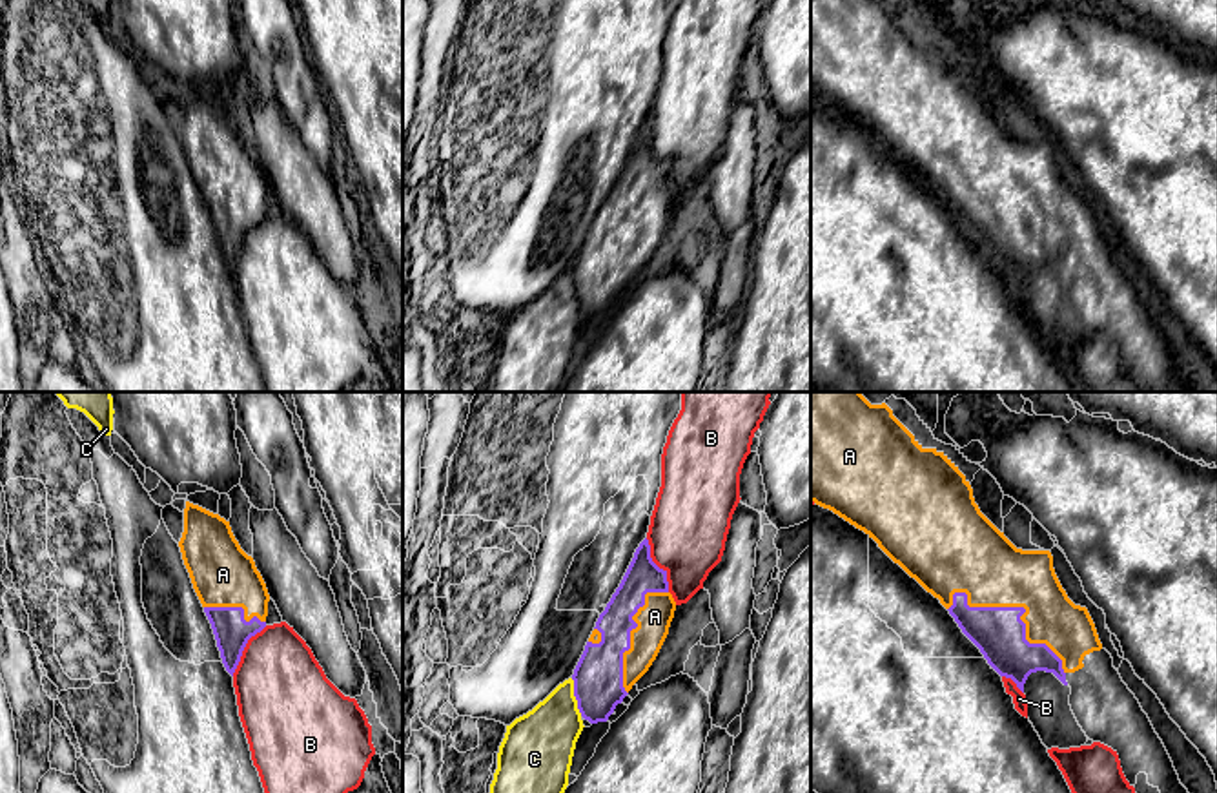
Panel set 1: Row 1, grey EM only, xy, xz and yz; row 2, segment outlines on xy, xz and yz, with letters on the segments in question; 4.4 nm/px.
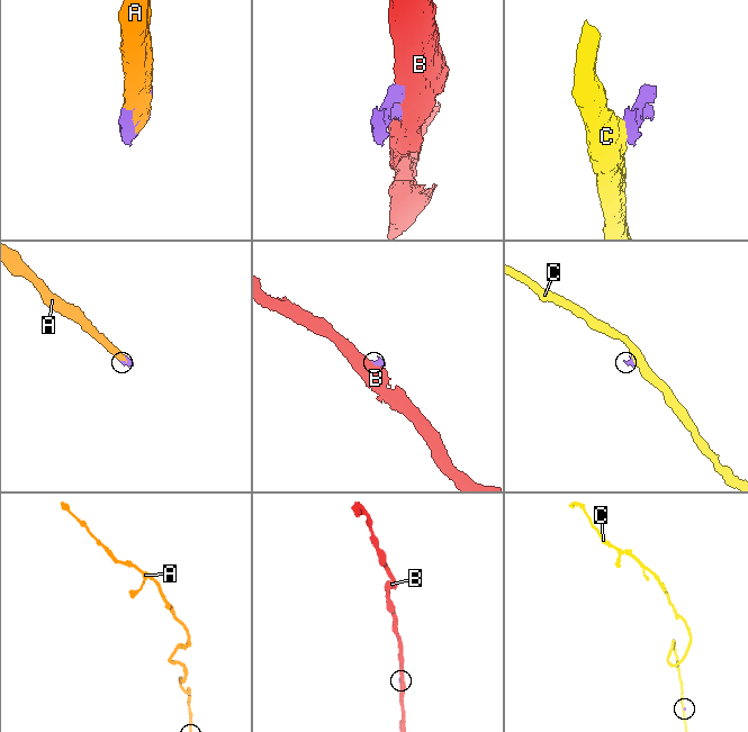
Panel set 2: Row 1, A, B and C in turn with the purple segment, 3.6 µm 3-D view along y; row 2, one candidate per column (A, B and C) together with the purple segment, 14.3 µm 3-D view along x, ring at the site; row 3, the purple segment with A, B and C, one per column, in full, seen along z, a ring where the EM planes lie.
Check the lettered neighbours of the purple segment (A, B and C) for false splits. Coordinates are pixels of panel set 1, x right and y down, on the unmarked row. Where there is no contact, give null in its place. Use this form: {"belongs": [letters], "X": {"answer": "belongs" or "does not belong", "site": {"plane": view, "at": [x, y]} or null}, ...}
{"belongs": ["A"], "A": {"answer": "belongs", "site": {"plane": "yz", "at": [1022, 199]}}, "B": {"answer": "does not belong", "site": {"plane": "xz", "at": [656, 157]}}, "C": {"answer": "does not belong", "site": {"plane": "xz", "at": [574, 287]}}}

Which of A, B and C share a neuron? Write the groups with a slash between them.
A / B / C

